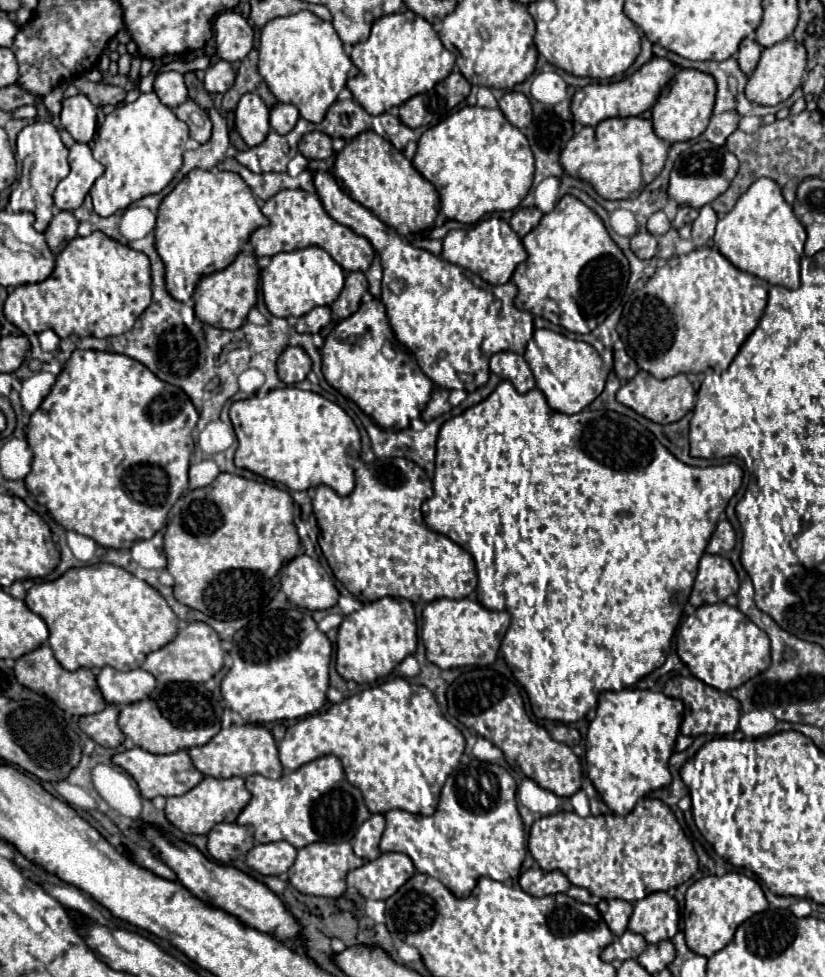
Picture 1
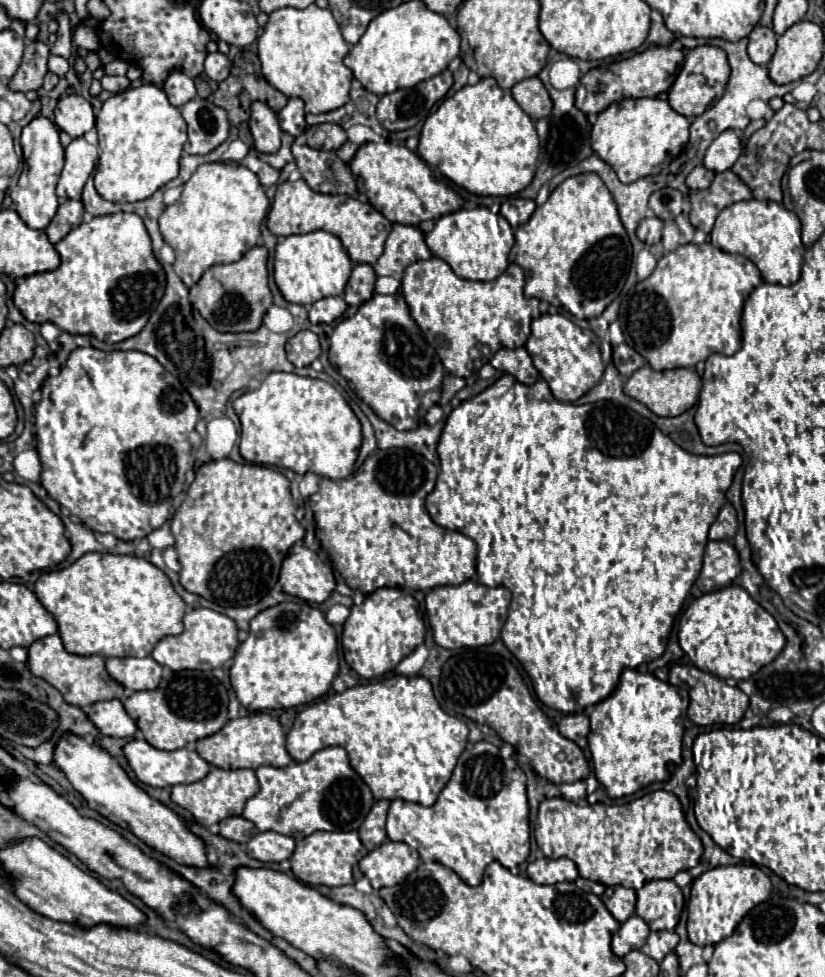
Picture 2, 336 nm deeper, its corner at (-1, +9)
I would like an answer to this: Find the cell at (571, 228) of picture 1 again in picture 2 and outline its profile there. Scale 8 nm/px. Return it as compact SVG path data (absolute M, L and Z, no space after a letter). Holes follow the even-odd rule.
M594 173L568 177L564 183L560 183L552 191L548 201L536 207L530 221L514 231L514 239L516 243L514 249L510 251L510 263L522 267L526 275L524 295L544 299L554 307L562 307L578 319L594 319L602 315L602 311L620 295L626 283L632 245L628 241L626 229L620 223L618 209L610 191L602 183L602 179L598 179L598 175Z

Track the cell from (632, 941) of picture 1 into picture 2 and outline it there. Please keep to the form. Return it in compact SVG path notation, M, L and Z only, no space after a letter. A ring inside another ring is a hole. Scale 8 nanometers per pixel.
M632 915L626 923L622 923L622 927L612 937L614 955L624 957L626 953L640 949L642 943L646 943L648 933L650 933L650 929L648 929L646 921L640 919L638 915Z

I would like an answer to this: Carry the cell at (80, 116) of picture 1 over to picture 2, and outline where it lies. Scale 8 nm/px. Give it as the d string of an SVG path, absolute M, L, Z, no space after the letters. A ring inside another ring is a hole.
M76 93L60 97L54 115L56 125L70 137L82 137L94 127L94 111L90 101Z

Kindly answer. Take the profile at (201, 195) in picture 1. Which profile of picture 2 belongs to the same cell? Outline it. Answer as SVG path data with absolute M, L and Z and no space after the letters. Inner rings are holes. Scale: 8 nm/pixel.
M232 163L200 165L184 183L180 199L160 215L160 231L176 253L174 271L184 285L196 285L212 265L242 259L260 237L260 225L268 213L268 205L270 201L258 177L248 167Z

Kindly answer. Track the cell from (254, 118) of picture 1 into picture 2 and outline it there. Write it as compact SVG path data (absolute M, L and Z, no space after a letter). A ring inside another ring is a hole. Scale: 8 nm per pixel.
M262 101L252 103L250 133L254 137L254 147L260 153L276 153L280 149L282 129L278 125L276 113Z

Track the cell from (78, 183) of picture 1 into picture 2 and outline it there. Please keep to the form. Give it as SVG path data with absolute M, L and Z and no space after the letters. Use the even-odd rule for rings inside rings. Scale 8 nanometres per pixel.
M84 137L72 139L72 143L66 147L66 165L56 187L56 195L60 197L60 201L80 199L82 187L90 173L94 171L96 161L98 161L96 145L88 143Z

